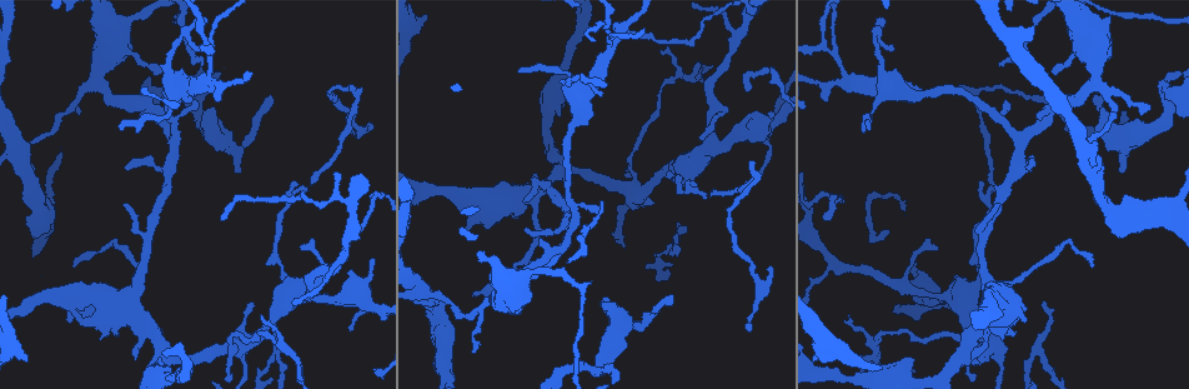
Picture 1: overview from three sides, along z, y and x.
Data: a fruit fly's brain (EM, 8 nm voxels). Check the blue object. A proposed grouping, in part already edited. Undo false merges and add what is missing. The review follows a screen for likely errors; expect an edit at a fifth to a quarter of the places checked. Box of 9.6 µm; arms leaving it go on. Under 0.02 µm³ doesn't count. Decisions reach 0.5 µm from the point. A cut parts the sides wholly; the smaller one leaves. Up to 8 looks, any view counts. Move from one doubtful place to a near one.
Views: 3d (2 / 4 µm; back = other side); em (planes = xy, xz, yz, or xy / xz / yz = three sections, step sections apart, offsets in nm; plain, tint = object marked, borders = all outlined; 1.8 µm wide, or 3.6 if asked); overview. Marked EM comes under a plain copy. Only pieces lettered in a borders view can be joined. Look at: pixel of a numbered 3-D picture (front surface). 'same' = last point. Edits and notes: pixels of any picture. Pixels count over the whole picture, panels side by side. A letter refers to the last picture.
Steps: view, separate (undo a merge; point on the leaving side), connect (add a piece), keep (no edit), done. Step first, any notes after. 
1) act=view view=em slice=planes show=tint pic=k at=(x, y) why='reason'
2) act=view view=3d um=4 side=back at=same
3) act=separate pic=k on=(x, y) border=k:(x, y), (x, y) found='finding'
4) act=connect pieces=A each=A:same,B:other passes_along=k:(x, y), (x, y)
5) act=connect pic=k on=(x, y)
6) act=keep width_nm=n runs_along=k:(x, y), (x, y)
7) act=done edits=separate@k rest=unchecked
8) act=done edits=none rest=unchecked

act=view view=em slice=planes show=borders pic=1 at=(368, 126) why='free end'

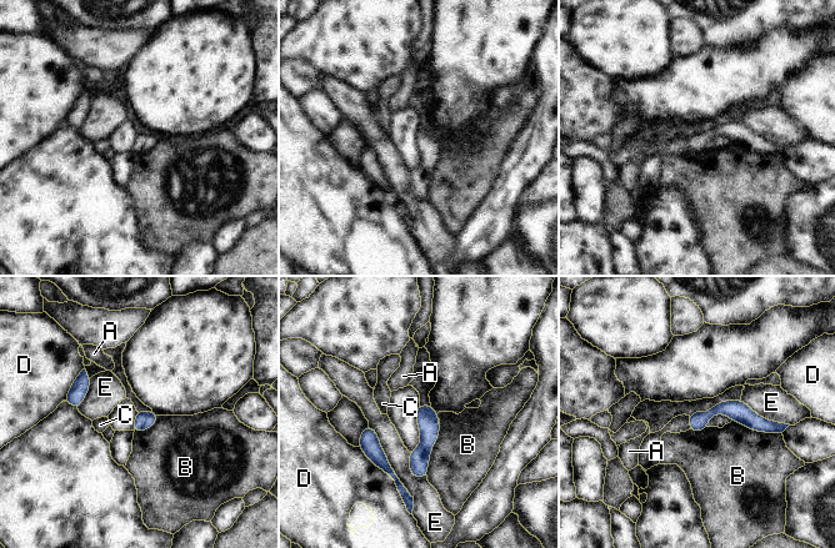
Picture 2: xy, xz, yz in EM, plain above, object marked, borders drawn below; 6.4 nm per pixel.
act=keep each=A:other,B:other,C:other,D:other,E:other border=2:(440, 423), (426, 476) found='none of them fits'

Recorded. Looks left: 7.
act=view view=3d um=2 pic=1 at=(78, 108) why='thin end'

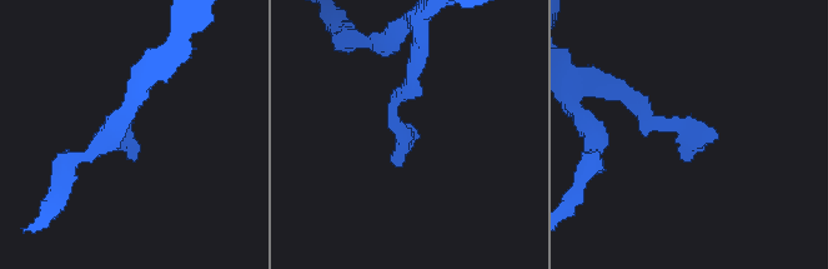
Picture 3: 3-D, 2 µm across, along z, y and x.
act=view view=em slice=xz step=16 show=borders pic=3 at=(396, 165)

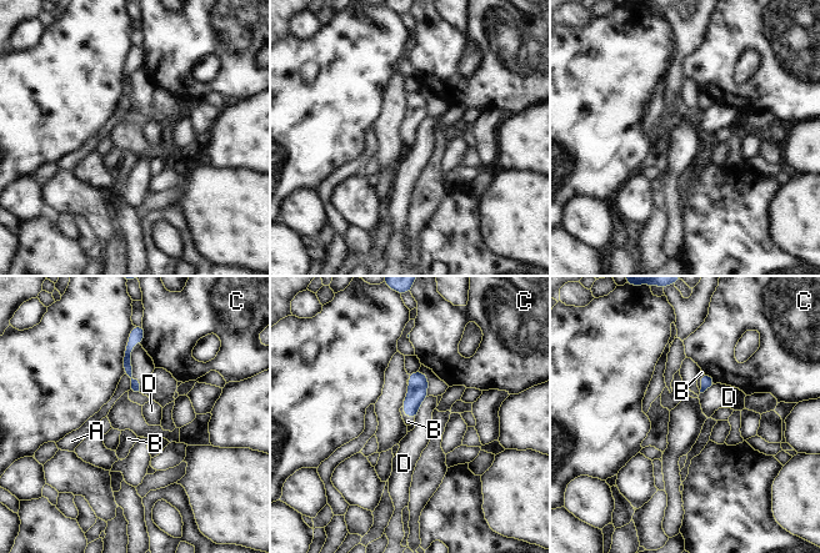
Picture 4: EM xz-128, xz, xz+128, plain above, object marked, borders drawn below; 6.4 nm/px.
act=connect pic=4 on=(408, 421) each=A:other,B:same,C:other,D:other passes_along=4:(418, 387), (406, 415), (408, 421) found='the cell continues'

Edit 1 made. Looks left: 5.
act=view view=3d um=4 side=back pic=1 at=(670, 295) why='an open end'

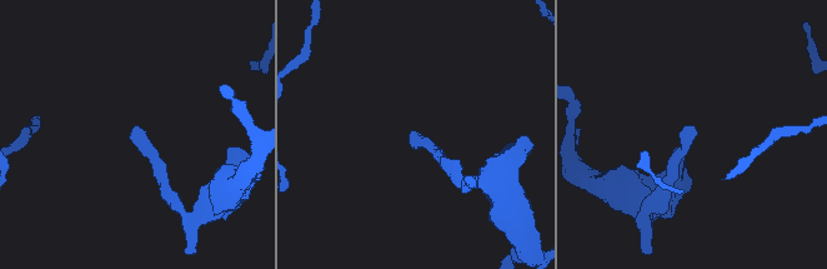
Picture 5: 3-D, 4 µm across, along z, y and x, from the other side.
act=view view=em slice=planes show=borders pic=5 at=(694, 135)

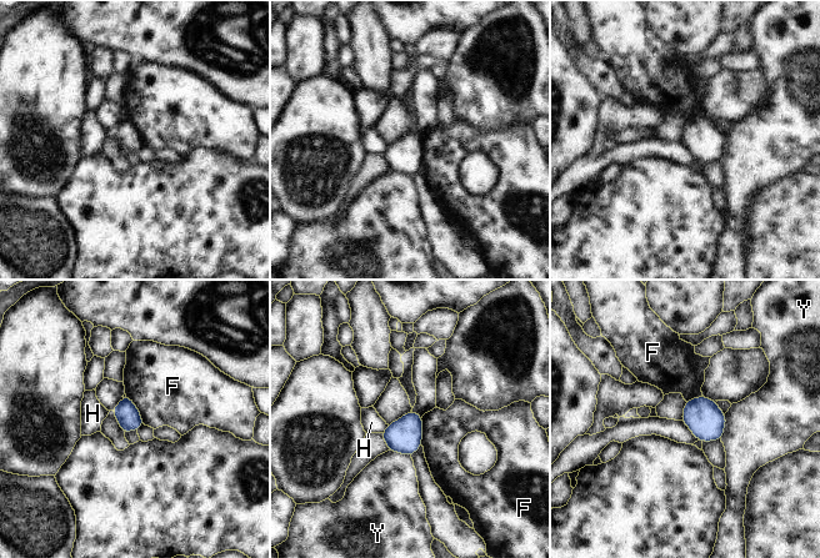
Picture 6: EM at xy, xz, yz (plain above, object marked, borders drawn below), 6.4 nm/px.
act=keep longest_contact=F:220nm each=F:other,H:other,Y:other border=6:(126, 395), (136, 407), (144, 423) found='none of them fits'

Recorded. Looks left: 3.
act=done edits=connect@4 rest=unchecked

